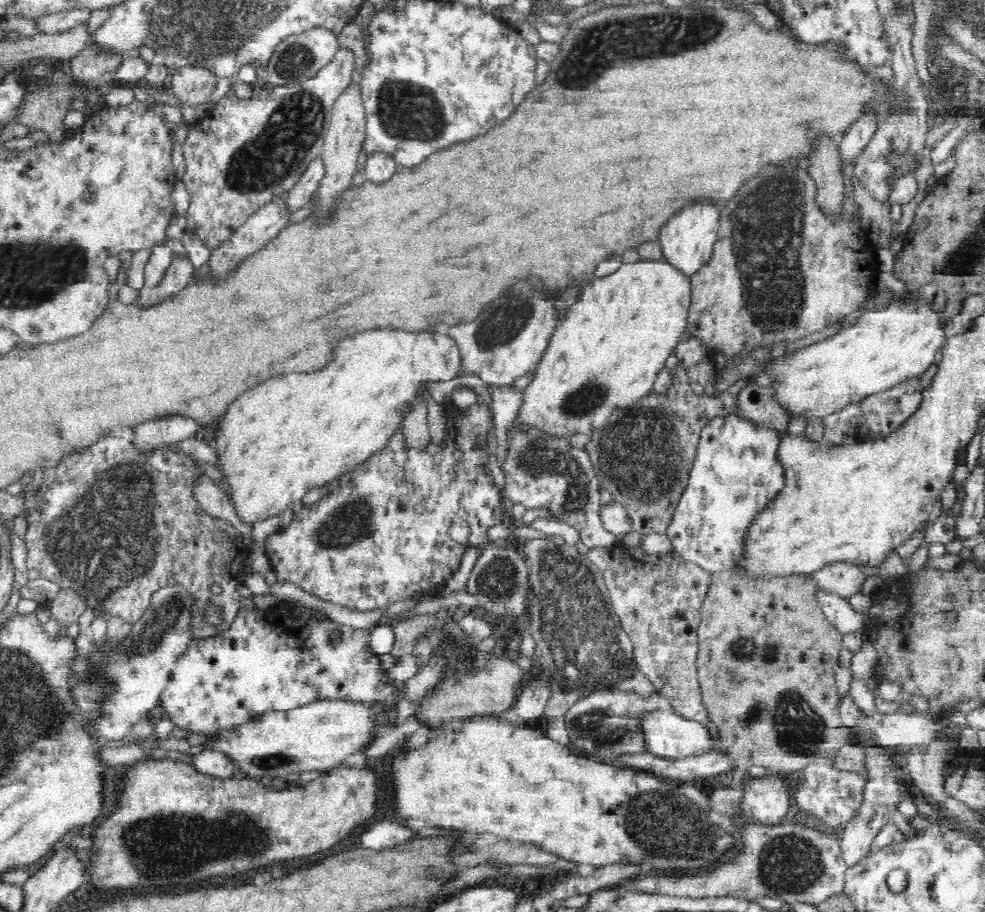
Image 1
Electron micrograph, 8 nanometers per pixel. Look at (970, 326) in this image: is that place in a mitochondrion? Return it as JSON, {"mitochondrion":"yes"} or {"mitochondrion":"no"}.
{"mitochondrion":"no"}

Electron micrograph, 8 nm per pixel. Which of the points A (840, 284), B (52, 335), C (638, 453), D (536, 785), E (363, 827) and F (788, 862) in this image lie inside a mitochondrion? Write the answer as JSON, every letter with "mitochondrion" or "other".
{"A":"other","B":"other","C":"mitochondrion","D":"other","E":"other","F":"mitochondrion"}

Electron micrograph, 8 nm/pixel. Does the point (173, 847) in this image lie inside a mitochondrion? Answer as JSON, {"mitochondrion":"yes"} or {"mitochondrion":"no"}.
{"mitochondrion":"yes"}

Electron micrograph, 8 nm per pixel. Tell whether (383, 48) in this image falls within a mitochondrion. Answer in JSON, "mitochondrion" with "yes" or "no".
{"mitochondrion":"no"}

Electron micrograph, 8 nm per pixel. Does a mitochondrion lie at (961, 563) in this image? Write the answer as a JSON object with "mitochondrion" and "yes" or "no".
{"mitochondrion":"no"}

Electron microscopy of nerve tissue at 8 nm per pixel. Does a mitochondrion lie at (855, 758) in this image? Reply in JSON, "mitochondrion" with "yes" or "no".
{"mitochondrion":"no"}

